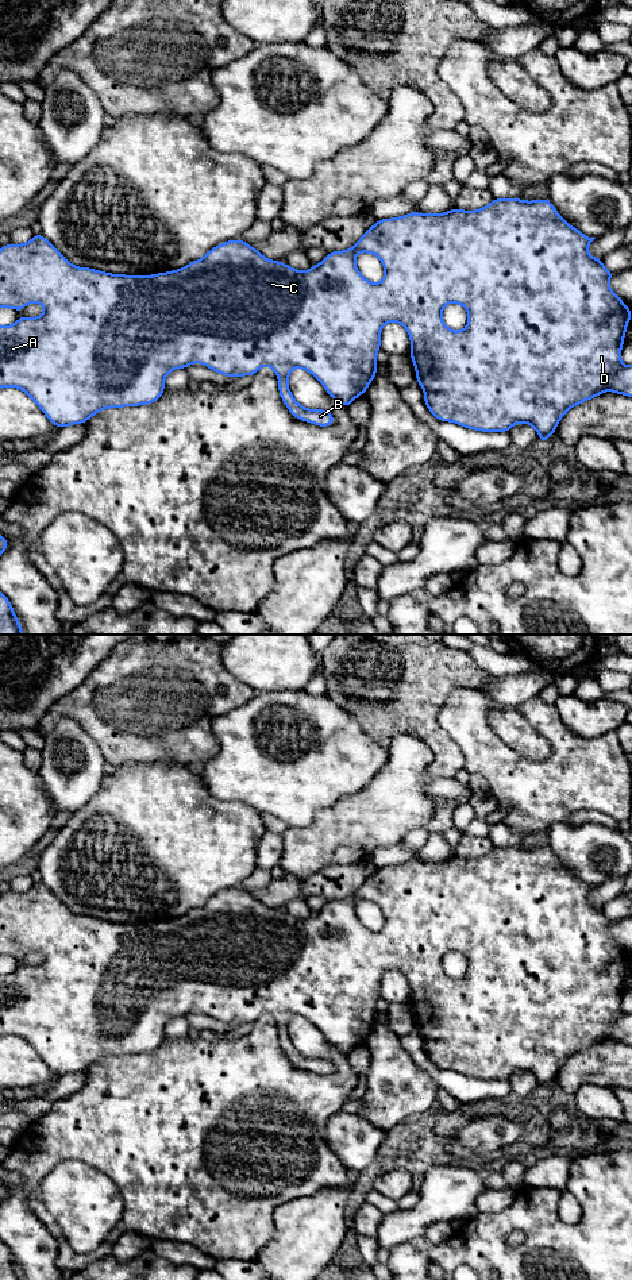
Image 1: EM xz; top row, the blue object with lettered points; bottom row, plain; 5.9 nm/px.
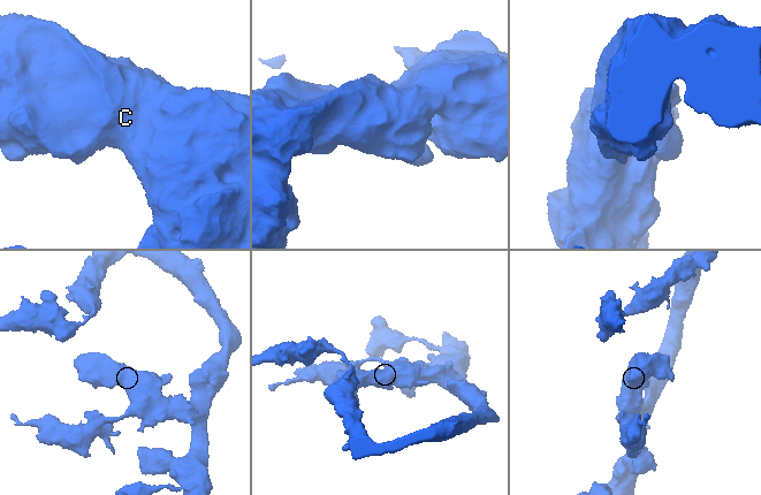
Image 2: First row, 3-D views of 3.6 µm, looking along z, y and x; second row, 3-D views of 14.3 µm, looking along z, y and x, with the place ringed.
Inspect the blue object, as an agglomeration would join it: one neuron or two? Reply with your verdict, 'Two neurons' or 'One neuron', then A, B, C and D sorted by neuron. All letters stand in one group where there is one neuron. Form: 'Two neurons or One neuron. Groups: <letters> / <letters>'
One neuron. Groups: A B C D

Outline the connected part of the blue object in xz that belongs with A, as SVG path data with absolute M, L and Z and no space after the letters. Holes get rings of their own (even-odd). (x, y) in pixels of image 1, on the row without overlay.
M493 847L486 855L475 859L454 856L444 861L411 860L393 867L379 867L361 887L343 899L328 901L327 905L309 918L301 919L280 909L267 907L258 898L242 887L227 888L209 898L201 907L188 911L185 915L151 924L112 922L90 915L72 913L42 882L32 883L27 891L8 891L0 895L0 956L22 959L27 952L36 951L45 956L38 965L20 965L8 975L0 974L0 1037L12 1034L22 1037L46 1063L55 1076L86 1071L93 1063L109 1056L139 1055L155 1050L165 1040L165 1026L176 1017L185 1017L190 1011L203 1011L208 1017L226 1025L251 1023L263 1014L270 1014L278 1026L278 1041L288 1059L298 1068L319 1075L330 1075L335 1071L334 1061L324 1057L307 1057L298 1052L289 1038L289 1022L293 1017L304 1017L311 1021L327 1038L330 1045L339 1053L348 1056L351 1050L365 1042L377 1023L377 1001L381 996L381 978L385 972L400 971L409 983L411 999L416 1028L424 1040L424 1050L428 1059L439 1069L459 1072L467 1077L482 1080L509 1080L515 1072L525 1071L533 1075L540 1091L556 1080L558 1071L569 1057L583 1052L605 1040L632 1045L632 1014L621 1011L621 996L625 979L632 965L631 956L610 937L609 929L616 922L609 919L601 906L591 905L589 892L596 886L583 883L579 878L566 871L554 856L550 847L525 849L521 847ZM358 901L377 903L385 922L381 930L373 932L366 928L355 913ZM456 951L469 961L467 974L462 979L450 978L442 967L443 956Z

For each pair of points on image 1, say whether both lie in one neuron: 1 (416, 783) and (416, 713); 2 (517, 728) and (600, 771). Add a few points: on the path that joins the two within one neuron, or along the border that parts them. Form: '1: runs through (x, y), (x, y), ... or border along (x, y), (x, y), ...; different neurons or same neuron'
1: border along (419, 737), (430, 748), (435, 762); different neurons
2: border along (527, 721), (550, 745), (550, 755), (544, 760); different neurons

